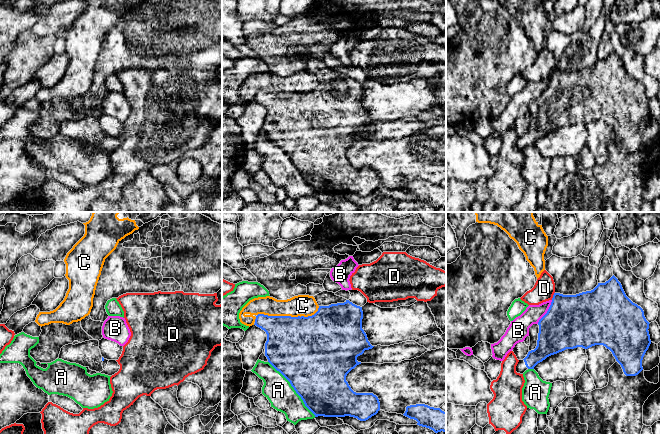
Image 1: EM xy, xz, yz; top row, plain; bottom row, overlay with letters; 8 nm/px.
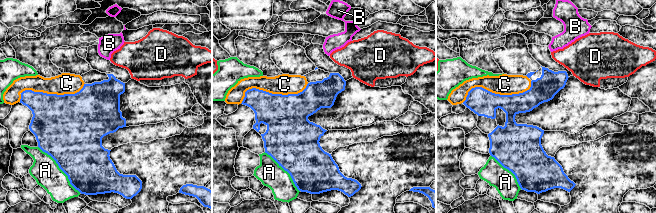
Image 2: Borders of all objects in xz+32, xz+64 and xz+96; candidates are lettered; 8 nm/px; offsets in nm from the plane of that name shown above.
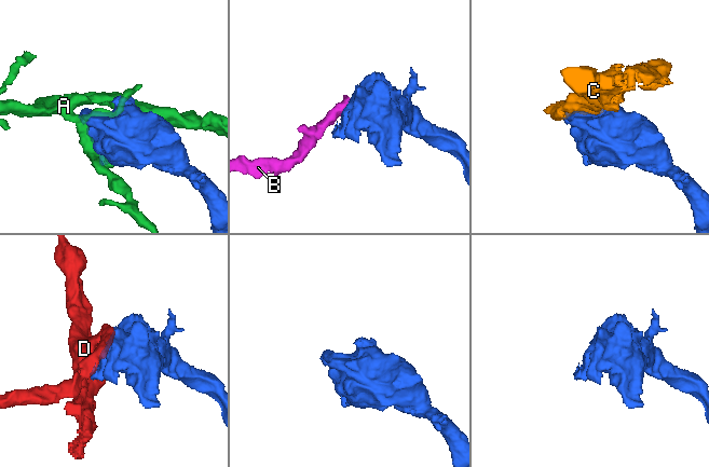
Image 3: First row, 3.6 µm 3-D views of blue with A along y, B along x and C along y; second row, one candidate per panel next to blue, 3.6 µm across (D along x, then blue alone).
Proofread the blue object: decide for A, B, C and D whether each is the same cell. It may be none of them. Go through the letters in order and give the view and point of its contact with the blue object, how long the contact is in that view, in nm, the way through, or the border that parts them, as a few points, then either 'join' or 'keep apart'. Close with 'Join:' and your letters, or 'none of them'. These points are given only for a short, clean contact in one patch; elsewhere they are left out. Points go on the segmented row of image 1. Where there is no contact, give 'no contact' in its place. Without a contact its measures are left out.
A: meets blue in xz at (294, 389); contact 600 nm long; keep apart
B: meets blue in yz at (547, 312); contact 220 nm long; keep apart
C: meets blue in xz at (289, 316); contact 500 nm long; keep apart
D: meets blue in yz at (553, 296); contact 70 nm long; keep apart
Join: none of them

